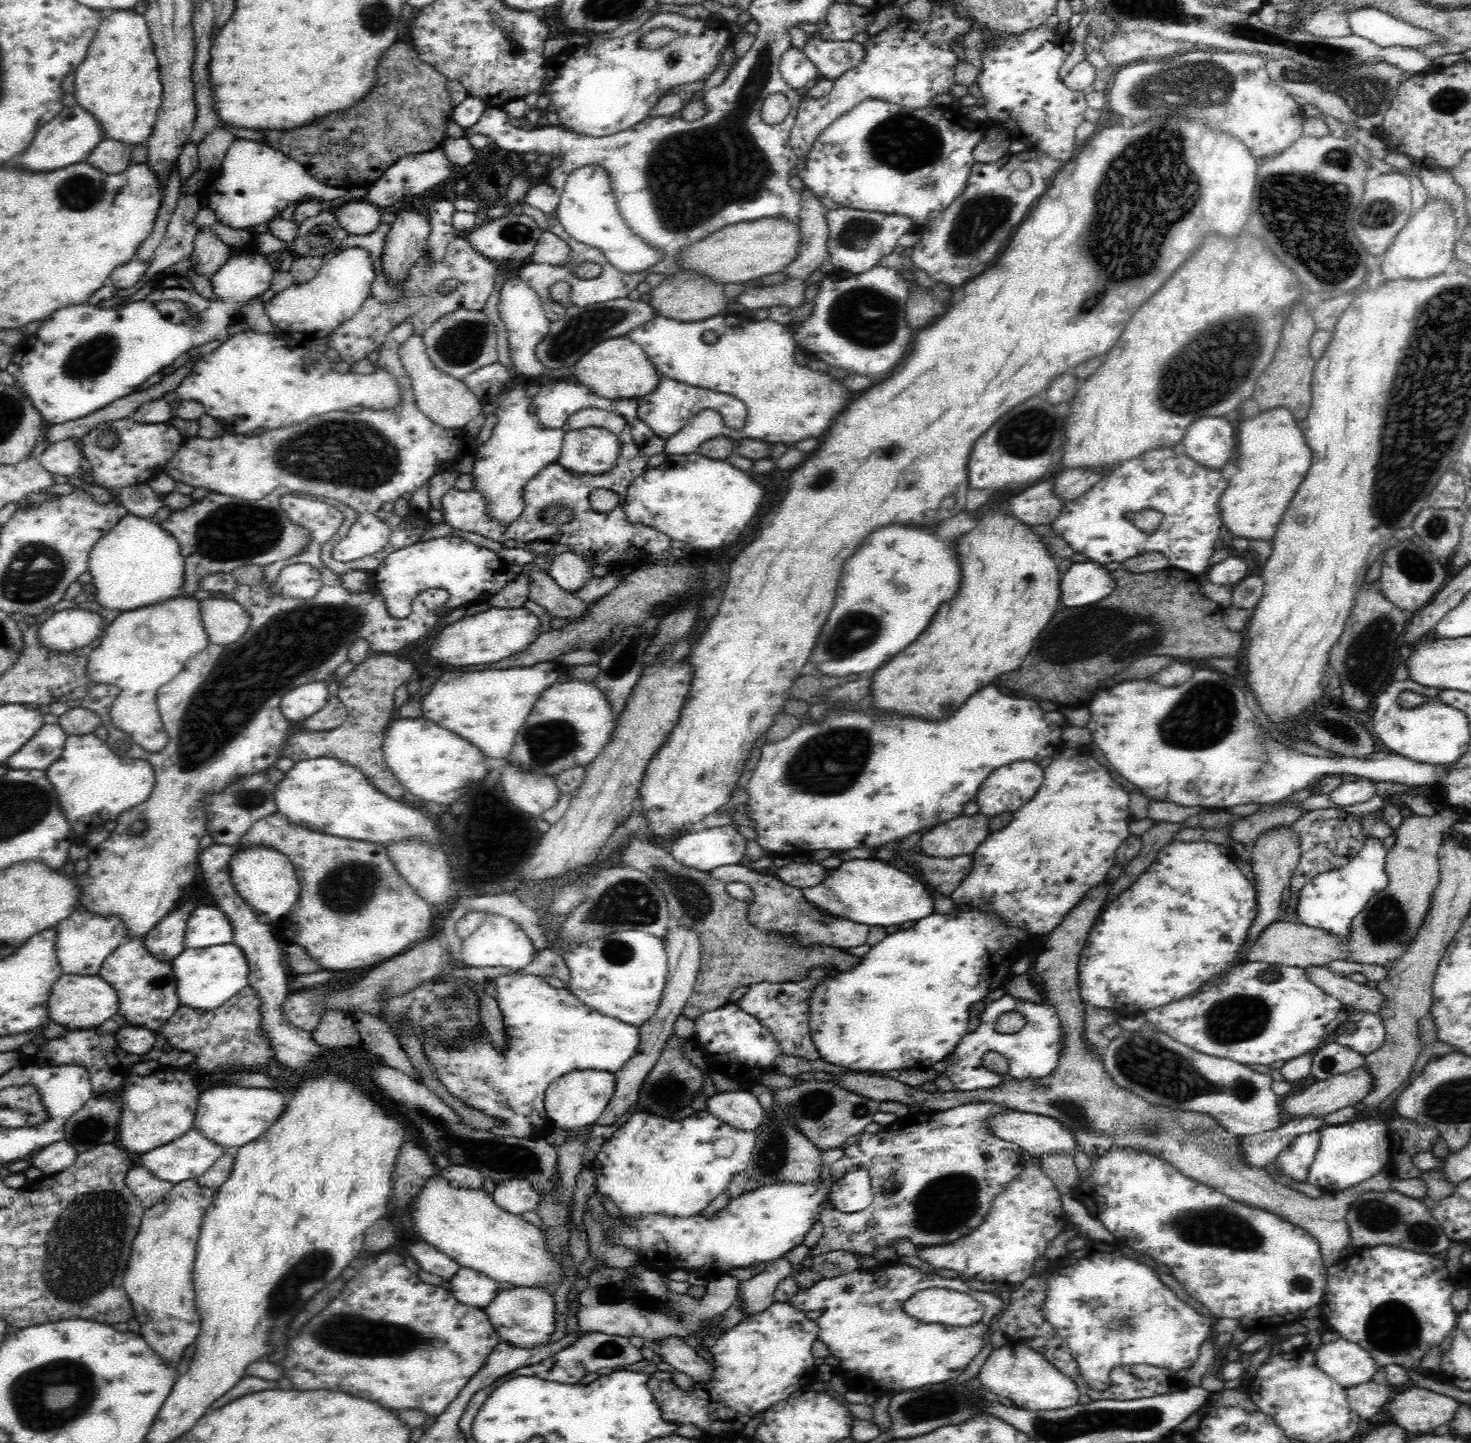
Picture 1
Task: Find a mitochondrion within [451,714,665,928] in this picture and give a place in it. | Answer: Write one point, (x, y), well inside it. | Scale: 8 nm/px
(546, 742)

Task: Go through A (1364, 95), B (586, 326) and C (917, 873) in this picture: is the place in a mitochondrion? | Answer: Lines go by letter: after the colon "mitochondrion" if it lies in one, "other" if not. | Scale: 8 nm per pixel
A: mitochondrion
B: mitochondrion
C: other

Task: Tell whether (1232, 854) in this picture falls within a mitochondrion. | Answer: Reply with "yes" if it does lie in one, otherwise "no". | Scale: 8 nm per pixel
no

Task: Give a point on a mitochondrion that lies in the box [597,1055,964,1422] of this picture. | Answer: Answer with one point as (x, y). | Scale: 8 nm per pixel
(772, 1157)

